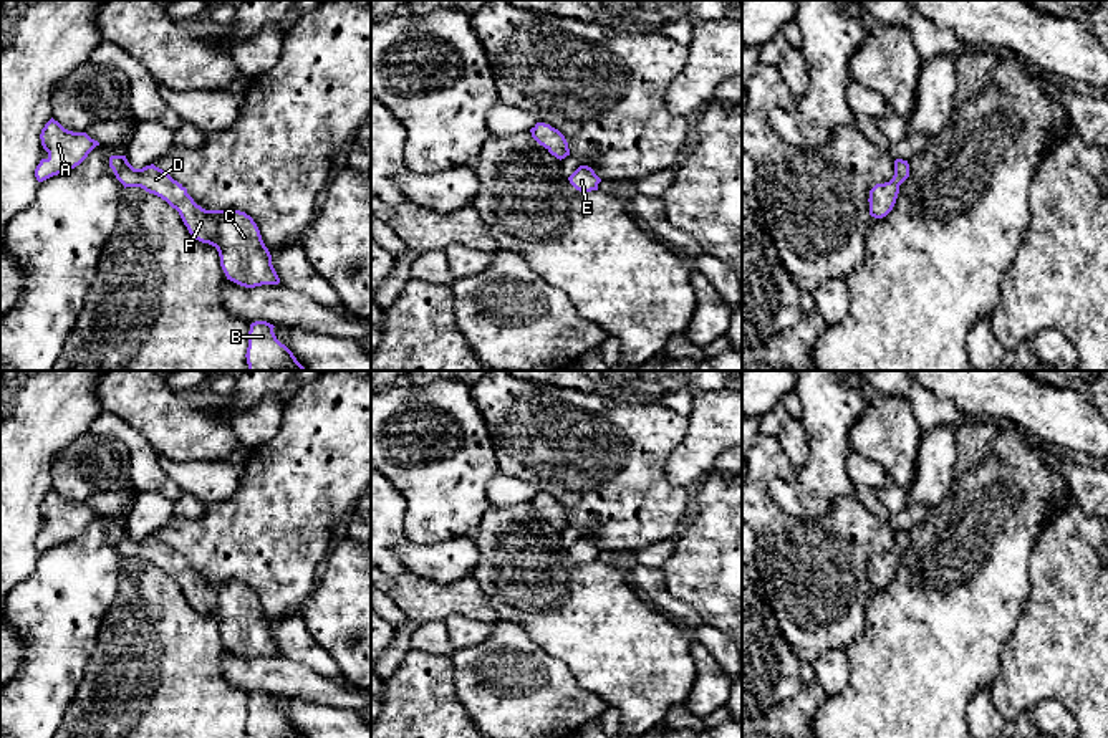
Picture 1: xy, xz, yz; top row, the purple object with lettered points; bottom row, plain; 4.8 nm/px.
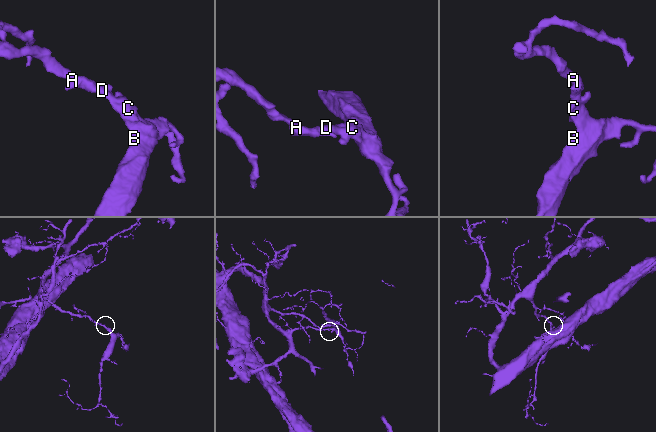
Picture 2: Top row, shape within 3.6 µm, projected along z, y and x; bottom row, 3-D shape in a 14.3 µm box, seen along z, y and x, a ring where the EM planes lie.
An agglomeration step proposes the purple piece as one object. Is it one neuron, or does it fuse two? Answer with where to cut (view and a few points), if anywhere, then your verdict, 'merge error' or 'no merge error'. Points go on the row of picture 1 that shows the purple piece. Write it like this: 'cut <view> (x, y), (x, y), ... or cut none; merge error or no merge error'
cut none; no merge error

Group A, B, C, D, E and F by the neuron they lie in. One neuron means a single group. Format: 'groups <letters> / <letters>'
groups A B C D E F

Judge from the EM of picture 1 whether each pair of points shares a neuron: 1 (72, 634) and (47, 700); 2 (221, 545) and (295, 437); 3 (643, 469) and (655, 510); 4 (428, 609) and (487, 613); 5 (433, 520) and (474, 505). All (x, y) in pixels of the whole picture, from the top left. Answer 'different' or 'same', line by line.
1: same
2: same
3: same
4: same
5: same

